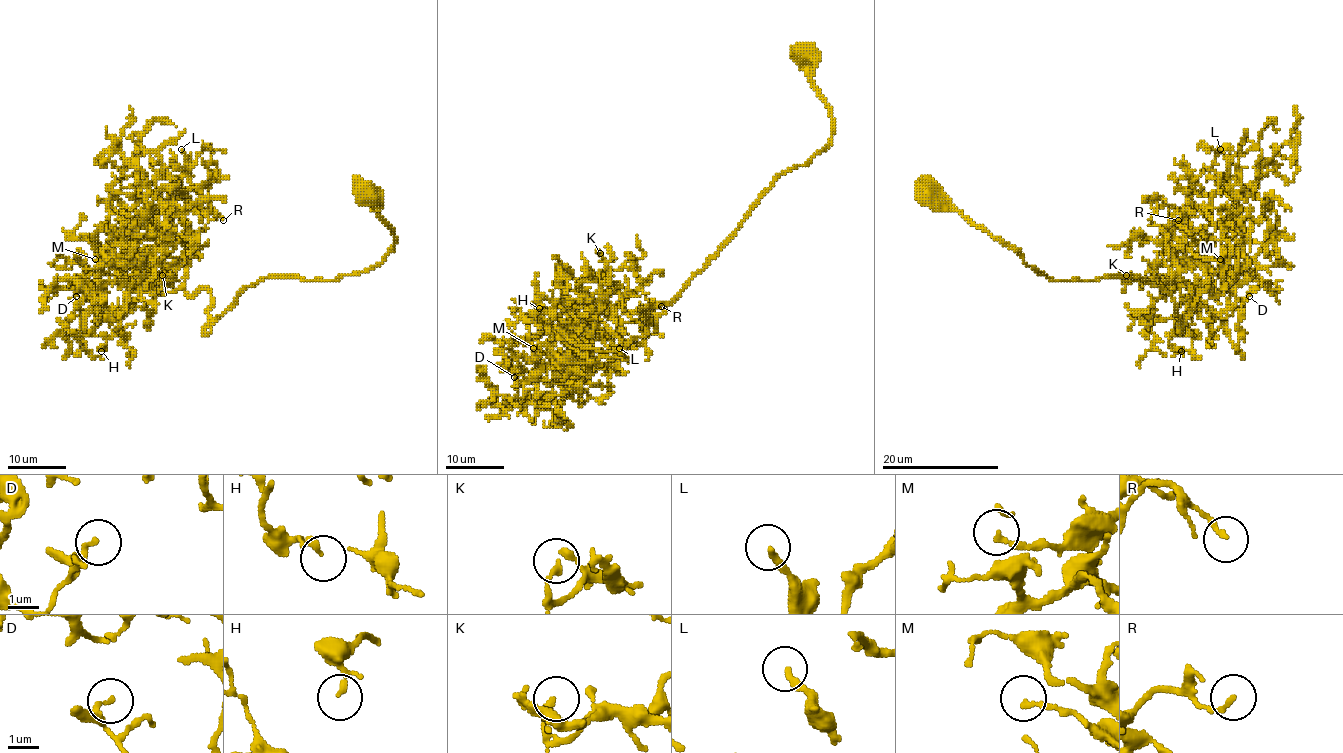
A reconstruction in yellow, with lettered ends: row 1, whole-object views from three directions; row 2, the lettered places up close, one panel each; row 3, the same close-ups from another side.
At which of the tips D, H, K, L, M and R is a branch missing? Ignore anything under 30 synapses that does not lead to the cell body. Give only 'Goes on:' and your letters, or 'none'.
Goes on: L

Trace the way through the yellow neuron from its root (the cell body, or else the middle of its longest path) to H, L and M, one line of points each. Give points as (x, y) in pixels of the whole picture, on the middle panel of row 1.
H: (805, 54), (832, 140), (642, 308), (642, 336), (595, 351), (539, 308)
L: (805, 54), (832, 140), (642, 308), (626, 359), (581, 353), (610, 367), (619, 348)
M: (805, 54), (832, 140), (776, 178), (674, 300), (642, 308), (651, 323), (626, 359), (585, 375), (533, 348)

